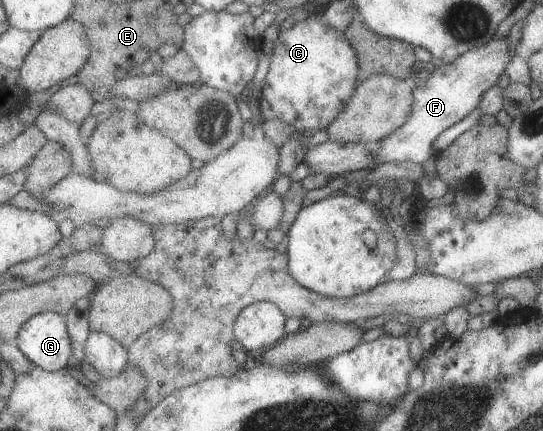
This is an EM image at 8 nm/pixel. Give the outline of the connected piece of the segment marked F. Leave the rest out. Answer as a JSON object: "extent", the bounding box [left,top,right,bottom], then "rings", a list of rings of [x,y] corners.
{"extent":[370,36,517,168],"rings":[[[505,36],[494,37],[485,45],[474,47],[459,54],[453,61],[435,67],[425,85],[413,90],[407,121],[393,133],[370,146],[377,165],[388,161],[404,161],[411,168],[421,167],[433,154],[431,143],[436,136],[478,107],[481,94],[497,85],[499,75],[504,73],[505,66],[514,55],[517,55],[517,49],[509,49]]]}

